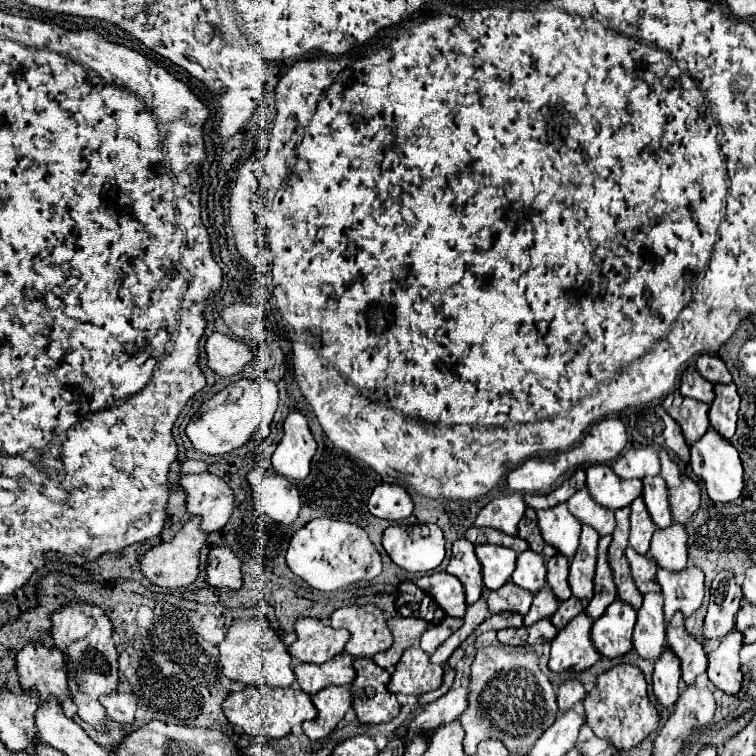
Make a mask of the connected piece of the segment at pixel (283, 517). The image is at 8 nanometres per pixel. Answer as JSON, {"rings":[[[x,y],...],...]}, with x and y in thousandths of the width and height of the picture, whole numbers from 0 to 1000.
{"rings":[[[352,630],[336,646],[339,672],[362,690],[386,693],[399,672],[394,646],[376,630]]]}

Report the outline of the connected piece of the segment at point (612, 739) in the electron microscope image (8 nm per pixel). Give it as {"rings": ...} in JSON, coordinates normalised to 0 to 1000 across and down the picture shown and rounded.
{"rings":[[[817,878],[791,894],[788,907],[772,923],[775,958],[786,971],[817,992],[836,992],[870,960],[870,942],[857,926],[857,905],[844,881]]]}

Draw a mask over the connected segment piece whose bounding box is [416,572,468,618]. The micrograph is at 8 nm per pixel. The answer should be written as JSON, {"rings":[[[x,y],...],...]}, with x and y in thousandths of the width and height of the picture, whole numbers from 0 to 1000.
{"rings":[[[593,757],[566,759],[566,762],[553,765],[550,772],[561,783],[566,783],[593,815],[611,817],[616,812],[619,799],[616,799],[616,791],[614,791],[614,775],[598,759],[593,759]]]}

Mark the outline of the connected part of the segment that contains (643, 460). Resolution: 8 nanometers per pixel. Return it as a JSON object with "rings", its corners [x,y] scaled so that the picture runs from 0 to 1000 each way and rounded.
{"rings":[[[857,590],[823,598],[823,603],[810,611],[810,622],[823,635],[836,635],[836,632],[849,635],[852,630],[870,630],[873,627],[870,598]]]}

